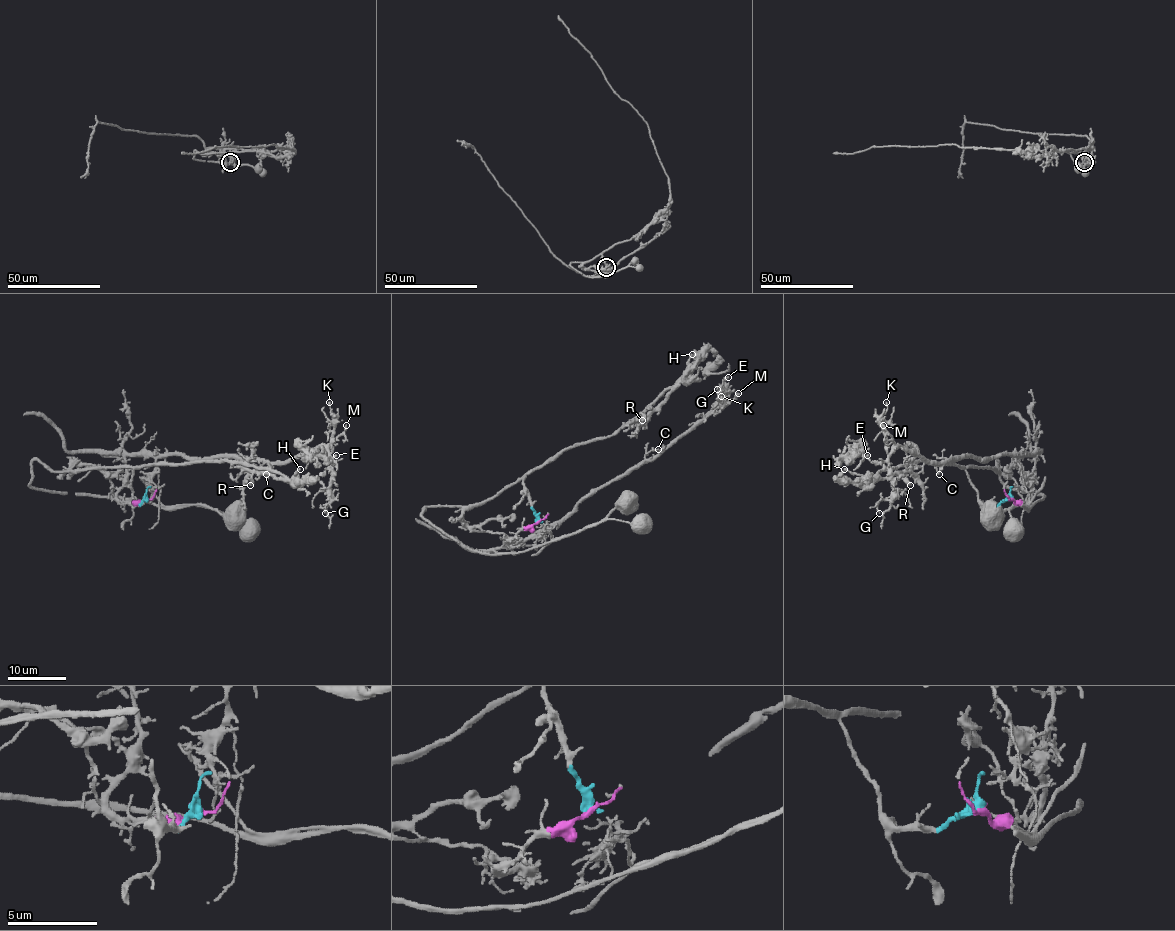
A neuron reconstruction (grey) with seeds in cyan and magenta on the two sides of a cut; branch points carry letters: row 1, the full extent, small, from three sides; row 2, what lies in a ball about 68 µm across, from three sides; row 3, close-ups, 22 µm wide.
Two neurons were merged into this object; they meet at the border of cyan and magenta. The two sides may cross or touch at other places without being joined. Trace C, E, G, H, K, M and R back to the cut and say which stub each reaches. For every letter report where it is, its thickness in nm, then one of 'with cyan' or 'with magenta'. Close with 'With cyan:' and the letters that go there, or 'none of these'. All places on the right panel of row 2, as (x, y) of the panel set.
C: place (939, 474); calibre 90 nm; with magenta
E: place (867, 455); calibre 200 nm; with magenta
G: place (879, 513); calibre 100 nm; with magenta
H: place (844, 469); calibre 110 nm; with cyan
K: place (886, 402); calibre 140 nm; with magenta
M: place (883, 425); calibre 200 nm; with magenta
R: place (910, 485); calibre 360 nm; with cyan
With cyan: H, R

